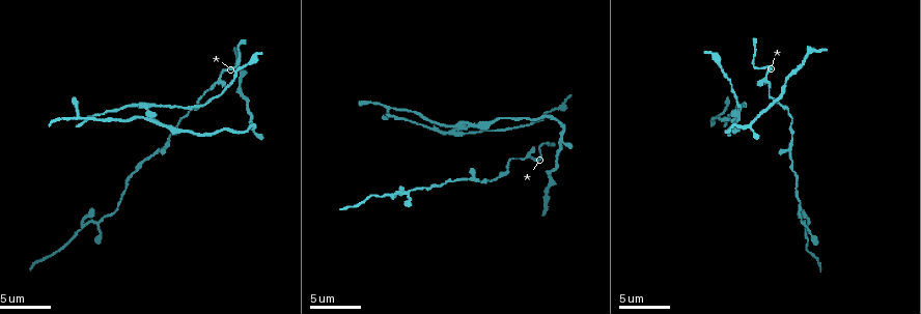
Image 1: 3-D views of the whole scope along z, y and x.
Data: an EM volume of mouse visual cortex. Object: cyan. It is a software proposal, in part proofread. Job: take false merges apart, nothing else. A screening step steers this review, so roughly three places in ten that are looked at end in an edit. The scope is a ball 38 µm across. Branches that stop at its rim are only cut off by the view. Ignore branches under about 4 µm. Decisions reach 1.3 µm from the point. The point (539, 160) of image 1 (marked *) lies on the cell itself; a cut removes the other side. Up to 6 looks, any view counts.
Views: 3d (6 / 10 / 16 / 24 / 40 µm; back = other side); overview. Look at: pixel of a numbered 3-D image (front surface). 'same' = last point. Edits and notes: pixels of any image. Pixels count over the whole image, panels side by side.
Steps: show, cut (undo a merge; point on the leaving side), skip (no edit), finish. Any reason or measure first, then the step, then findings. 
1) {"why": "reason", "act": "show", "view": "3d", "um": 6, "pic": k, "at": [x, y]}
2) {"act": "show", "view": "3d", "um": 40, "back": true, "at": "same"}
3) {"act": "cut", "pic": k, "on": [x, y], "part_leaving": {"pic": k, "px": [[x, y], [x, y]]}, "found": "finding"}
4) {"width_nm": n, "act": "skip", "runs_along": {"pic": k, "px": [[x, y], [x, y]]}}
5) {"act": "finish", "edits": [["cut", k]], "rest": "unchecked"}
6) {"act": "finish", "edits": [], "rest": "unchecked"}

{"why": "thick turns thin", "act": "show", "view": "3d", "um": 10, "pic": 1, "at": [131, 174]}

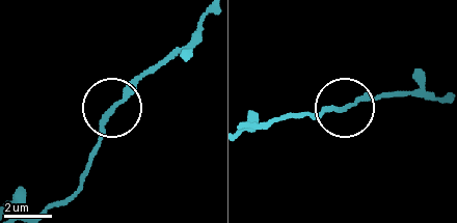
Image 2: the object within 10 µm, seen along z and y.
{"act": "skip", "runs_along": {"pic": 2, "px": [[208, 12], [195, 36], [160, 60], [118, 102], [88, 165]]}, "found": "one cell here"}

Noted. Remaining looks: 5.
{"why": "three arms meet", "act": "show", "view": "3d", "um": 6, "pic": 1, "at": [147, 114]}

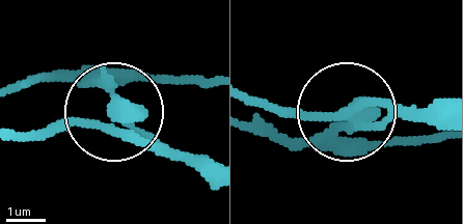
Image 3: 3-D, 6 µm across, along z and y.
{"act": "cut", "pic": 3, "on": [82, 71], "part_leaving": {"pic": 3, "px": [[119, 104], [139, 78], [209, 81]]}, "found": "a second cell is stuck on"}

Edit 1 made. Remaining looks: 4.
{"act": "show", "view": "overview"}

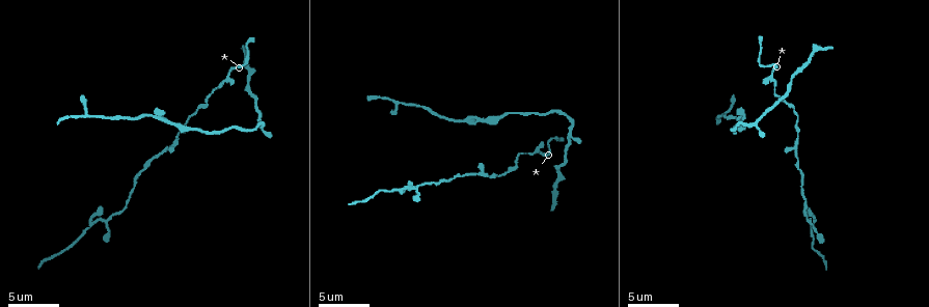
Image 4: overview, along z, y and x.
{"act": "show", "view": "3d", "um": 10, "pic": 4, "at": [809, 221]}

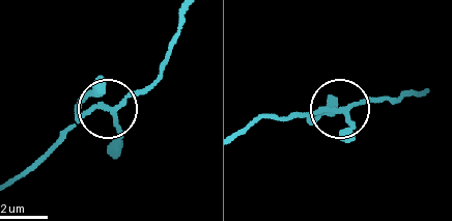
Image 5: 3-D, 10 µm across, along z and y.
{"width_nm": 180, "act": "skip", "runs_along": {"pic": 5, "px": [[186, 14], [157, 79], [91, 111], [63, 137]]}, "found": "all the same cell"}

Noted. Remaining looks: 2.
{"act": "finish", "edits": [["cut", 3]], "rest": "unchecked"}

